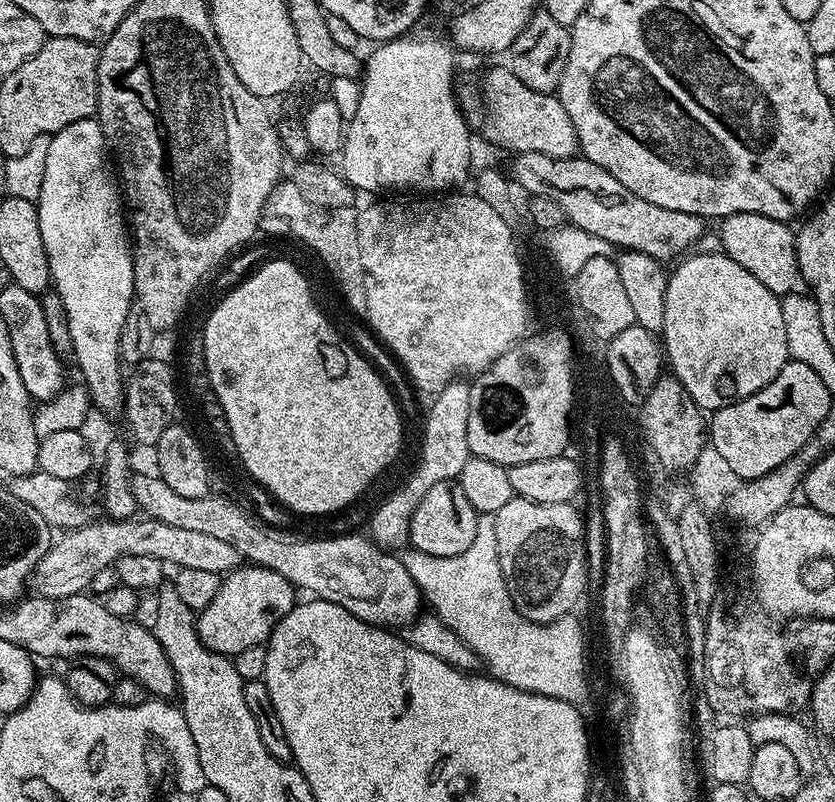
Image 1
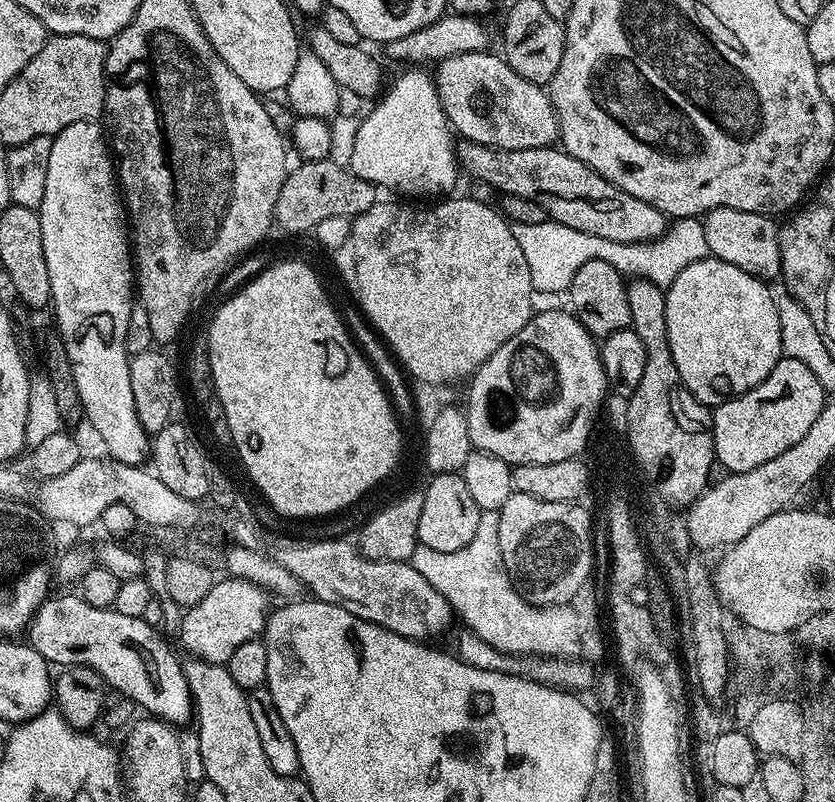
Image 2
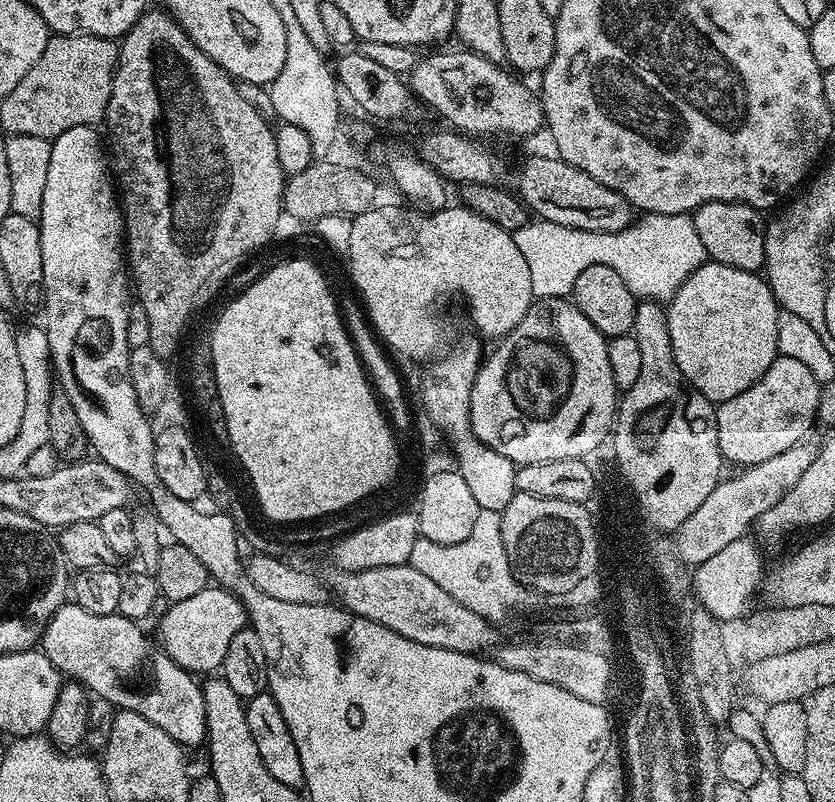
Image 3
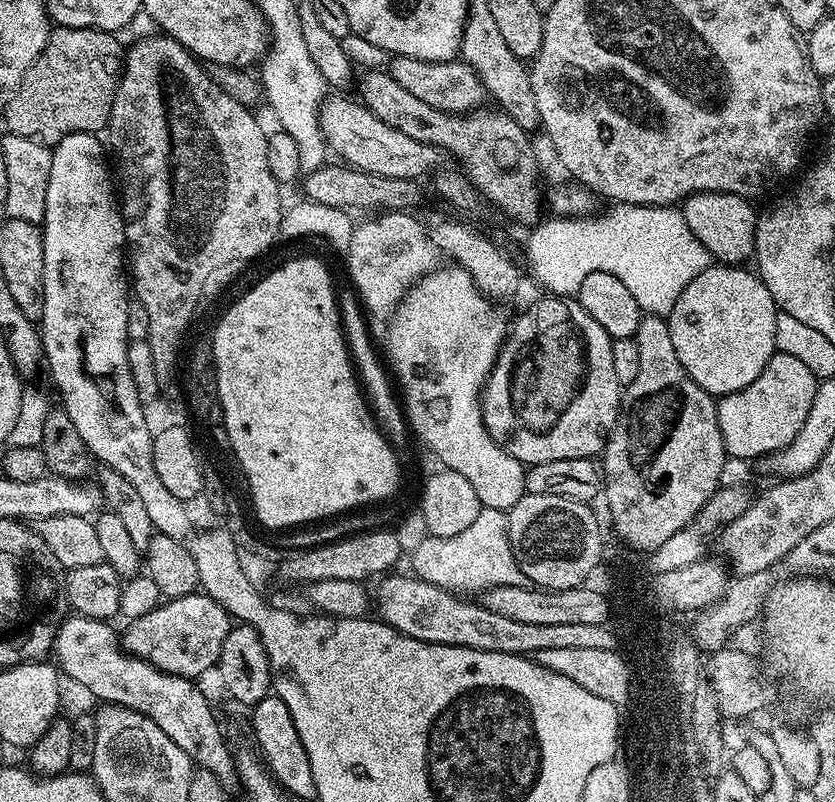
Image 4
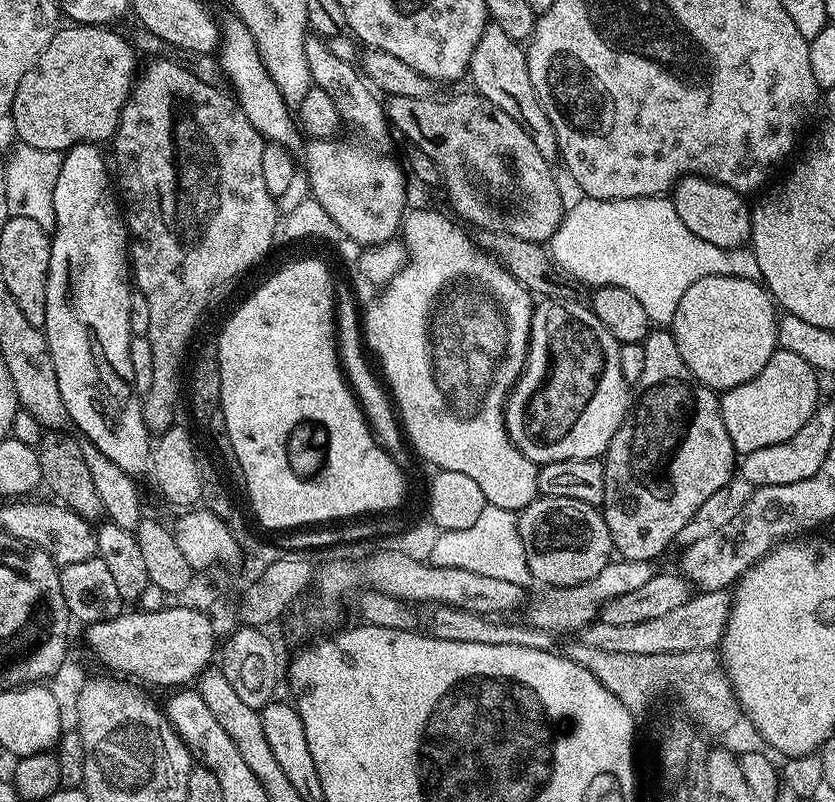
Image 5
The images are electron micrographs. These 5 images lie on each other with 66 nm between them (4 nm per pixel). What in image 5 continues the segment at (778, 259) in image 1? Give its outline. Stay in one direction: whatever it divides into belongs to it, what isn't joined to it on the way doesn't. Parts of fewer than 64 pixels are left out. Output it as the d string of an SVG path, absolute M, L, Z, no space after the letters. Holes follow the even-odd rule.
M681 176L676 187L671 189L670 199L674 210L678 210L678 218L690 230L690 234L698 234L713 246L723 248L742 248L752 238L752 210L741 193L730 186L708 180L704 176Z

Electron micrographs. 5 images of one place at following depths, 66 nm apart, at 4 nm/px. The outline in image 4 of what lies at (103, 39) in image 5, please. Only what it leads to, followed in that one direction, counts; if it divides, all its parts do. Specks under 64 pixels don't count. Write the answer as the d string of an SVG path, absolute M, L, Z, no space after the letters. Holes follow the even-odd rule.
M53 27L42 54L38 54L34 66L26 70L26 78L22 78L18 90L14 90L10 102L2 109L2 116L8 123L7 131L49 146L54 146L72 132L103 133L108 127L122 71L122 48L120 52L116 39L113 33L100 32L97 28Z

